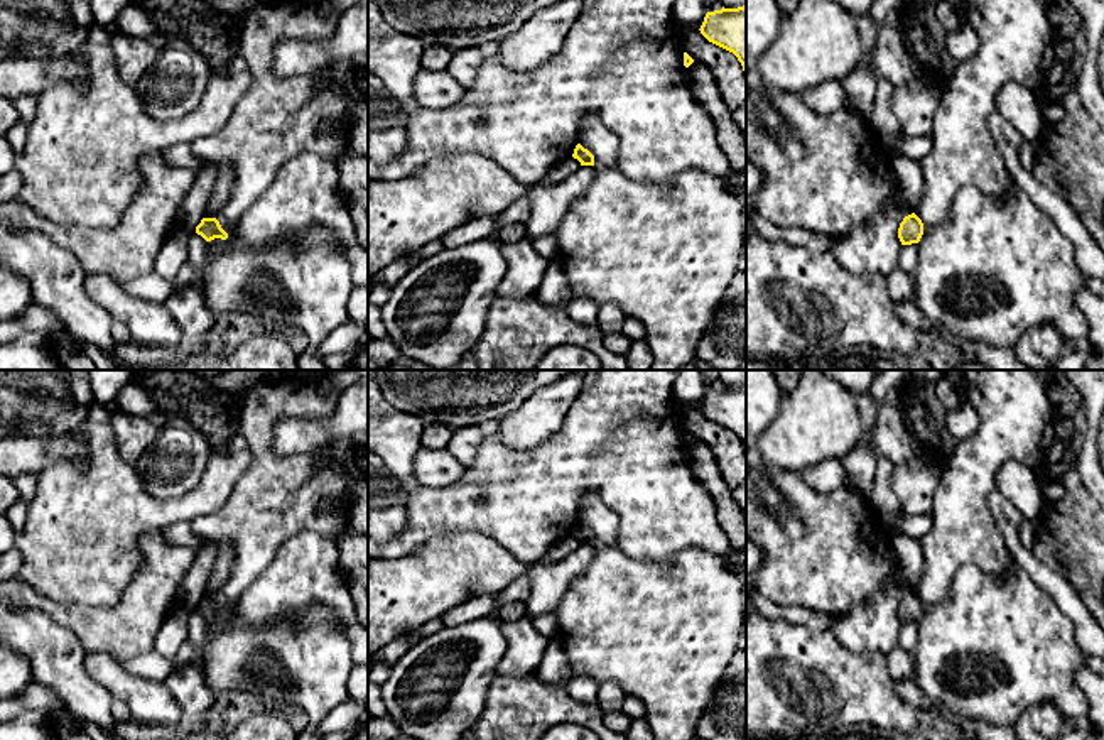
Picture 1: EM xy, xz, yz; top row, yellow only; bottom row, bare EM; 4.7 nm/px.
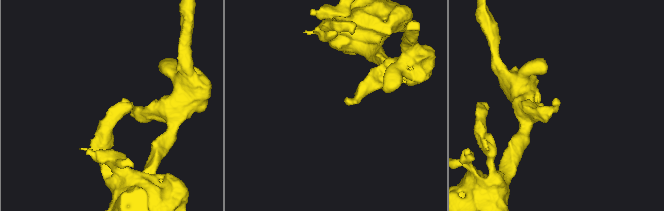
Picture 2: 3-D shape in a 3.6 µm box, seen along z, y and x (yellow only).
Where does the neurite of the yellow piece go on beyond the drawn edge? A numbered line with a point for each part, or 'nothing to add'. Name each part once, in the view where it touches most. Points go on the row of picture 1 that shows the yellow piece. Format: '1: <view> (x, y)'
nothing to add

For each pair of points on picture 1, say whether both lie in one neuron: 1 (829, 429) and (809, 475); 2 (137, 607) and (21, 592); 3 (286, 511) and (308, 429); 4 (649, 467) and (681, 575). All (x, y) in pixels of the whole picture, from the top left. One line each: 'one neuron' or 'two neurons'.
1: two neurons
2: one neuron
3: two neurons
4: two neurons

